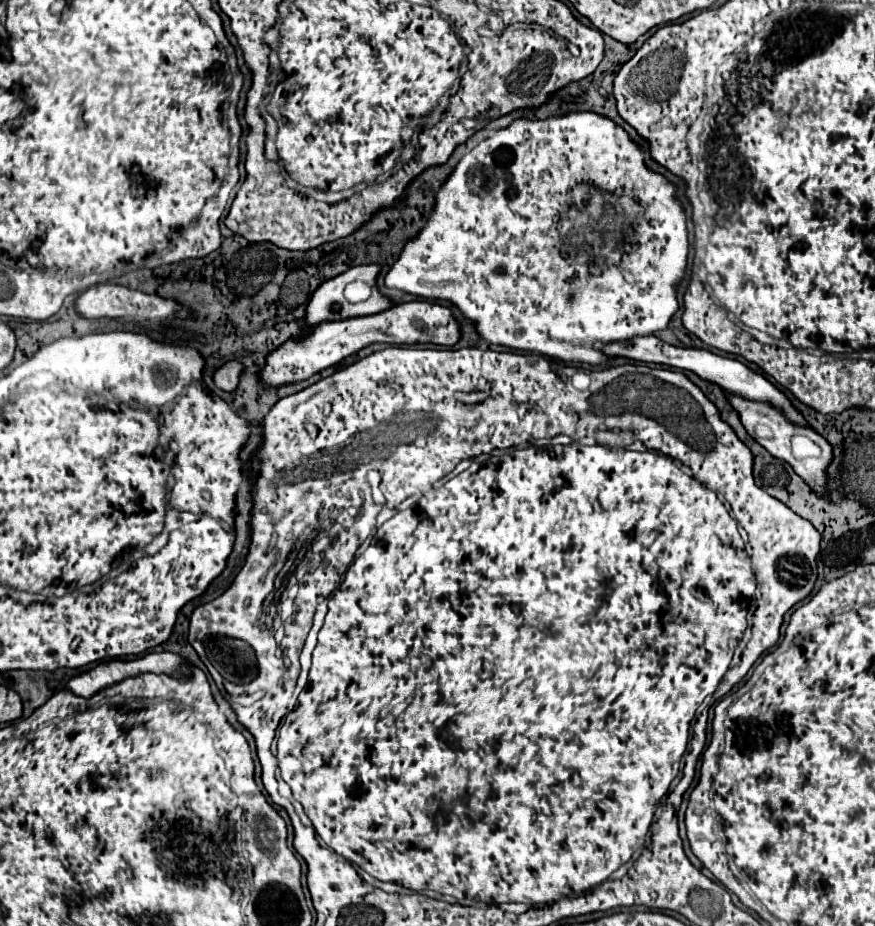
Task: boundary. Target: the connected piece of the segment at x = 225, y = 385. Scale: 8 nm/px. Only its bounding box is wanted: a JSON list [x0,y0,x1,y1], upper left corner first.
[214,361,242,391]

